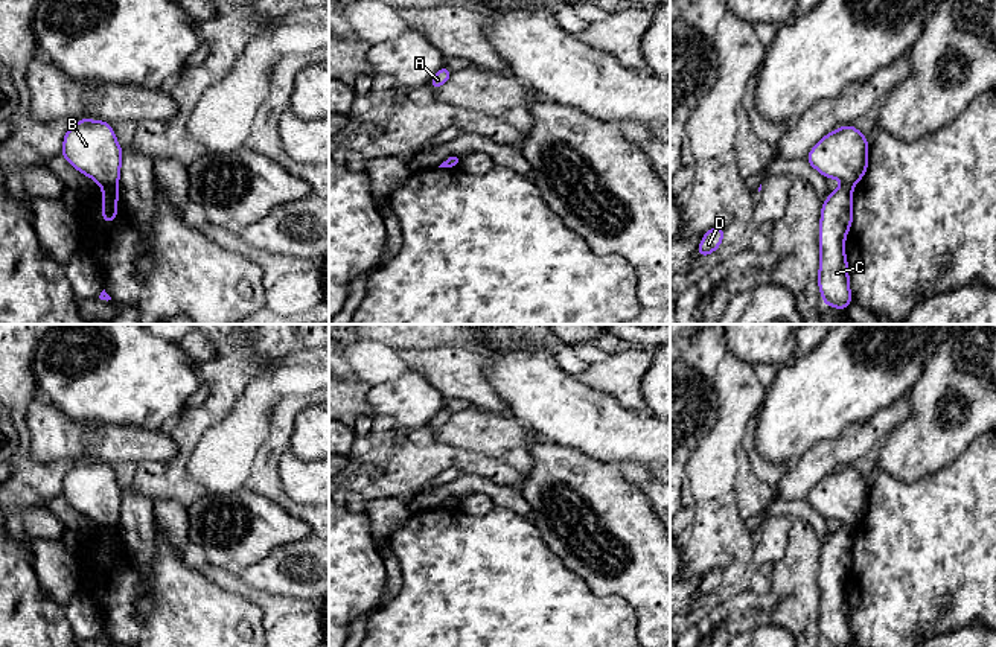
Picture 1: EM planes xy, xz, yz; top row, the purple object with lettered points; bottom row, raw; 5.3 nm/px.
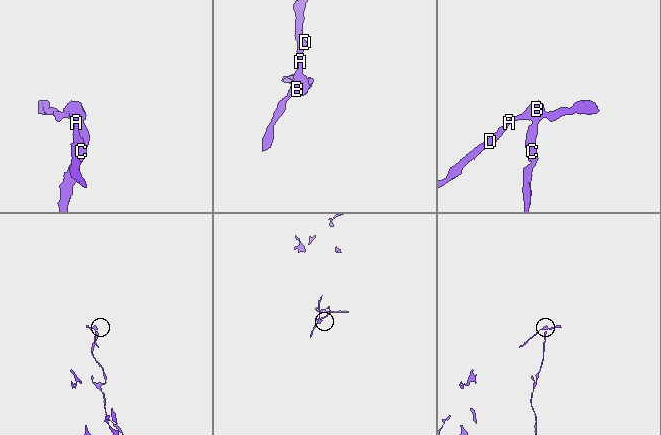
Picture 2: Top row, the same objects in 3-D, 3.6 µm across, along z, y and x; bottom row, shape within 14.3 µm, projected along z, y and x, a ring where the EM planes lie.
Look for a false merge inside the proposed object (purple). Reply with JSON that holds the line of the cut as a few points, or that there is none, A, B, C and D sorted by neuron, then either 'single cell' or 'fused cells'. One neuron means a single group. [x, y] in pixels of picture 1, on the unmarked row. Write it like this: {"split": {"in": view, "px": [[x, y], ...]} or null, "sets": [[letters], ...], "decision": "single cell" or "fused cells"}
{"split": {"in": "xy", "px": [[116, 525], [104, 529]]}, "sets": [["A", "B", "D"], ["C"]], "decision": "fused cells"}

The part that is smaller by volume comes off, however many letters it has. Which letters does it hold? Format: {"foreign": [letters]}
{"foreign": ["A", "B", "D"]}

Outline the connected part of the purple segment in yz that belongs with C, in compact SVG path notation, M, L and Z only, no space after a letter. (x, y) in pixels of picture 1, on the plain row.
M842 525L822 543L819 565L819 615L818 626L822 644L848 647L850 635L845 578L853 563L853 527Z

